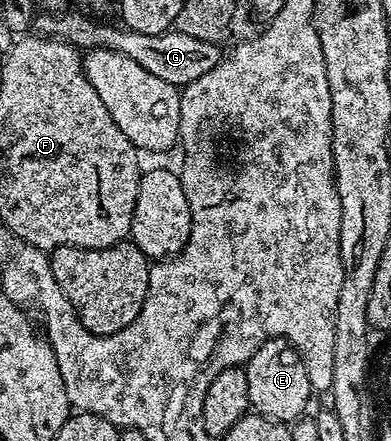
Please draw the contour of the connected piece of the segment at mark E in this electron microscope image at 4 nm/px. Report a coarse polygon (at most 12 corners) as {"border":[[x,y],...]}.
{"border":[[268,340],[246,365],[248,402],[295,422],[314,396],[289,340]]}

